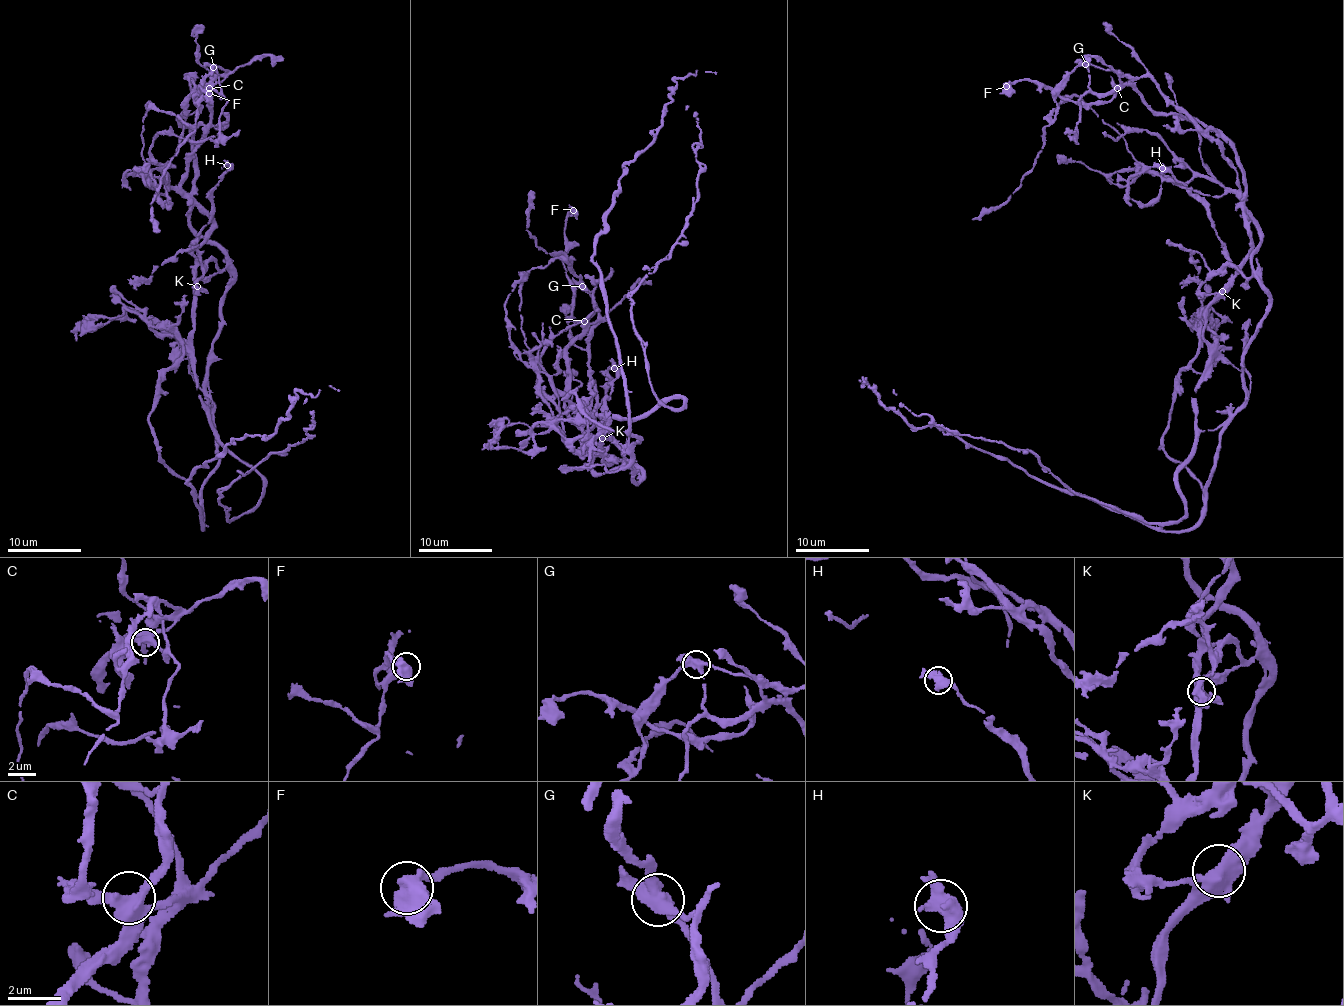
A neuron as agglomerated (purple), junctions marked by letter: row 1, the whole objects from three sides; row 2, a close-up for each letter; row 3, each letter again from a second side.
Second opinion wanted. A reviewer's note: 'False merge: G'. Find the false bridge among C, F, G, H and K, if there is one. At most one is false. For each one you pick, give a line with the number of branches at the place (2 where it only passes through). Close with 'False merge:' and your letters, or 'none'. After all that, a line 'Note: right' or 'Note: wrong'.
G: Branches: 4
False merge: G
Note: right

